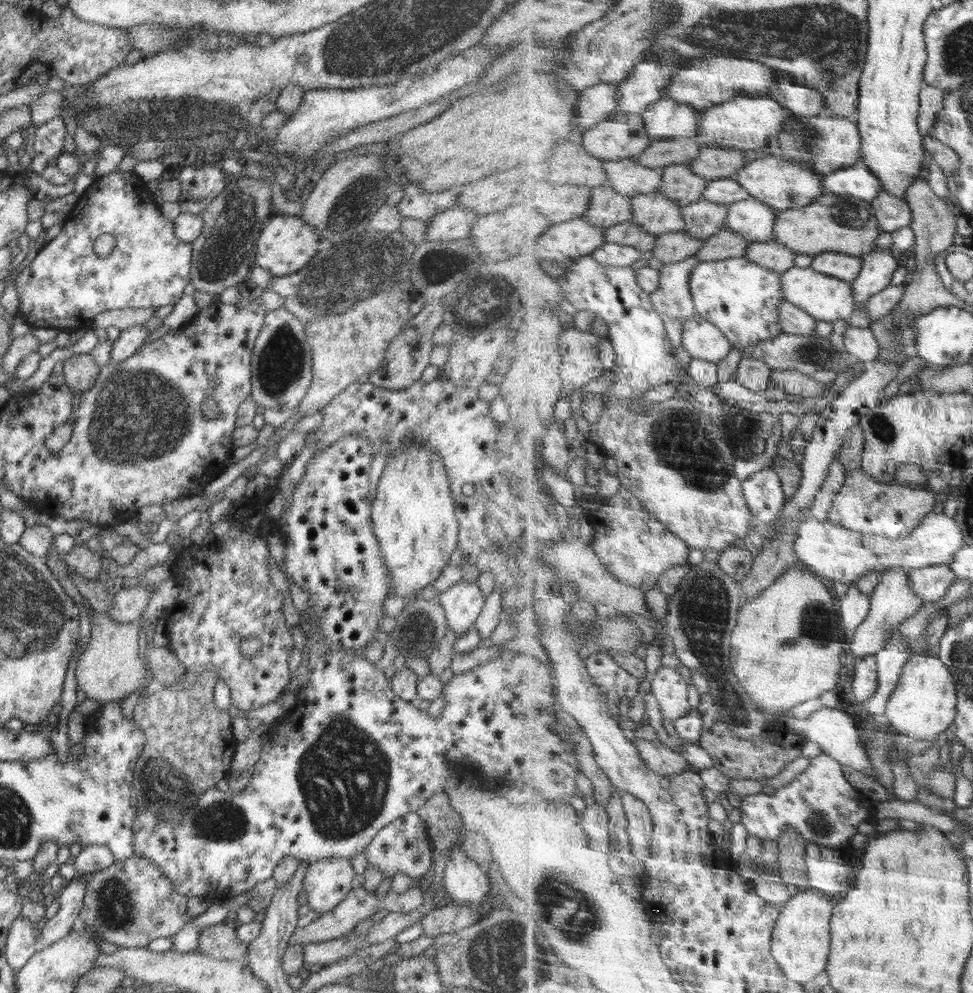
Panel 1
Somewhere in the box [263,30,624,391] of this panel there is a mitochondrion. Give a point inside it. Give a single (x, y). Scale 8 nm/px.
(339, 275)

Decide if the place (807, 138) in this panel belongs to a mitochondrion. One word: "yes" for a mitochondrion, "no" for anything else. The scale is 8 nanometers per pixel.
yes

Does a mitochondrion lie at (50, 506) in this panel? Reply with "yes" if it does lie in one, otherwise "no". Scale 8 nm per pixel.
no

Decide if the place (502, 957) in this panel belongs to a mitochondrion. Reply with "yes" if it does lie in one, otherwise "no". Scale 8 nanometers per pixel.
yes

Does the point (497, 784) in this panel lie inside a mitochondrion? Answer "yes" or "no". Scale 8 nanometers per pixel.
no

